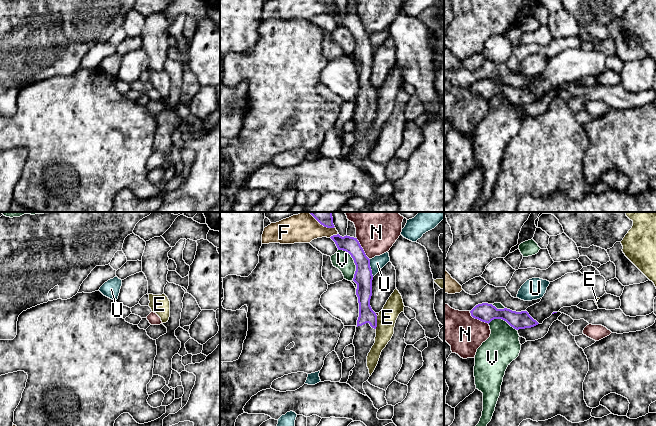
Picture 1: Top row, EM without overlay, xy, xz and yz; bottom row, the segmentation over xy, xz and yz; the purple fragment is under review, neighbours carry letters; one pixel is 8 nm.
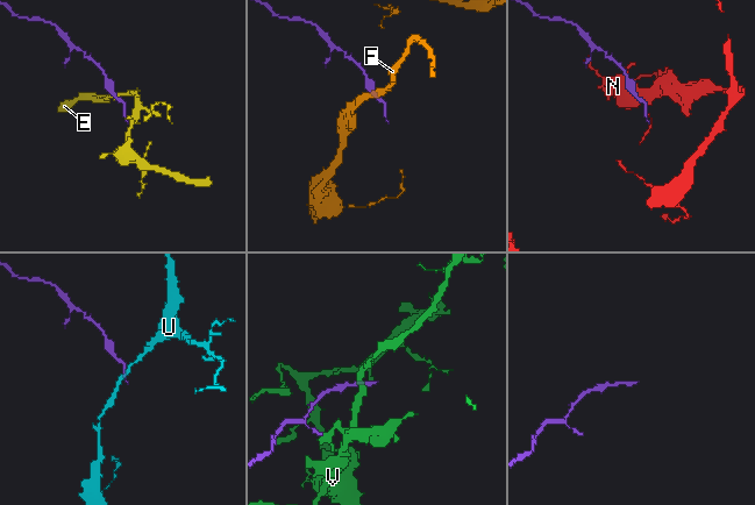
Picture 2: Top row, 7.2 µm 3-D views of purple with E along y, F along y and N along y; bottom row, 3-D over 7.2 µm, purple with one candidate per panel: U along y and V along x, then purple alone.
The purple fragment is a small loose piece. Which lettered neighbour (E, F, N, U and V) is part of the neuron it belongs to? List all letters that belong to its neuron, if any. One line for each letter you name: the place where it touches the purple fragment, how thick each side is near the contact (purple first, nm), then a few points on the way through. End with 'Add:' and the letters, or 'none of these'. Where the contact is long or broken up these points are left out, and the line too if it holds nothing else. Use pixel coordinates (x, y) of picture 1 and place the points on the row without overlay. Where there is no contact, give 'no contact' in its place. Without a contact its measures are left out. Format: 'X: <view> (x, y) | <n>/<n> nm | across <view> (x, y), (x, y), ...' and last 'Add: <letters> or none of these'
Add: none of these

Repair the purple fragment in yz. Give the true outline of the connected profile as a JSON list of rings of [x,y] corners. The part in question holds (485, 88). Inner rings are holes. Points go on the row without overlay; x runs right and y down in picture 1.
[[[488,79],[476,81],[470,89],[473,94],[488,100],[494,95],[502,95],[516,106],[531,104],[539,100],[527,87],[516,88],[507,84],[497,85]]]

